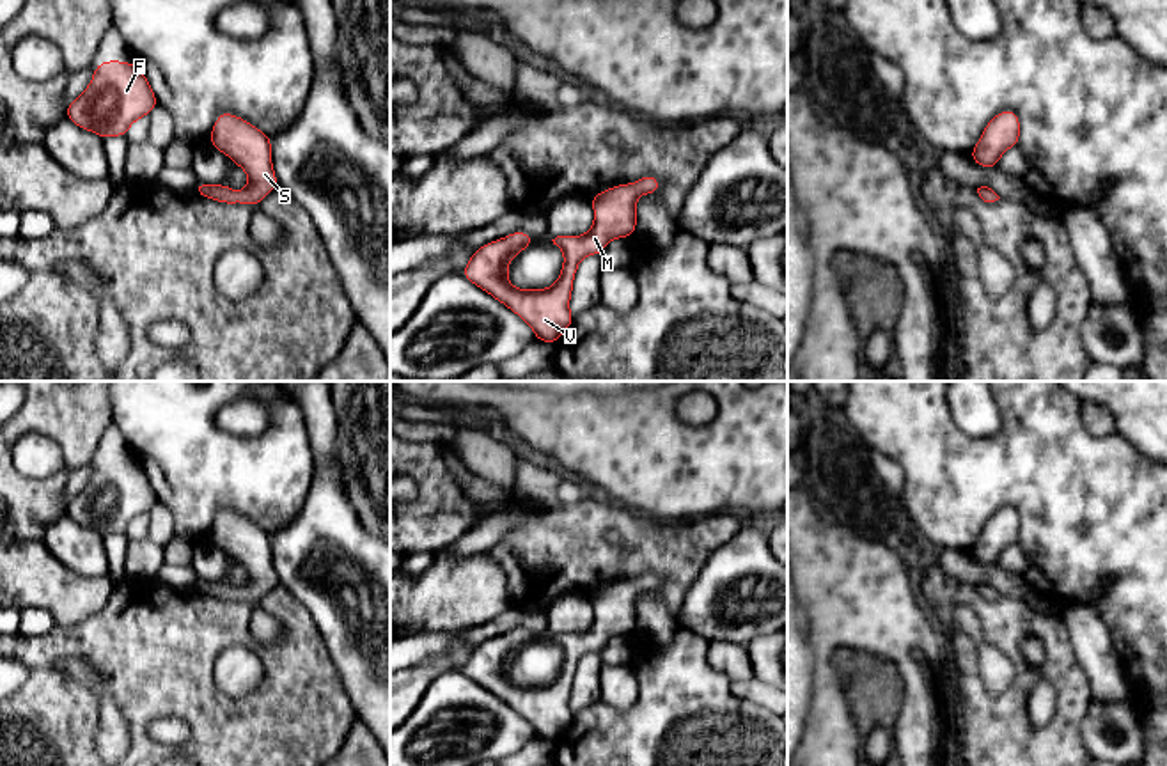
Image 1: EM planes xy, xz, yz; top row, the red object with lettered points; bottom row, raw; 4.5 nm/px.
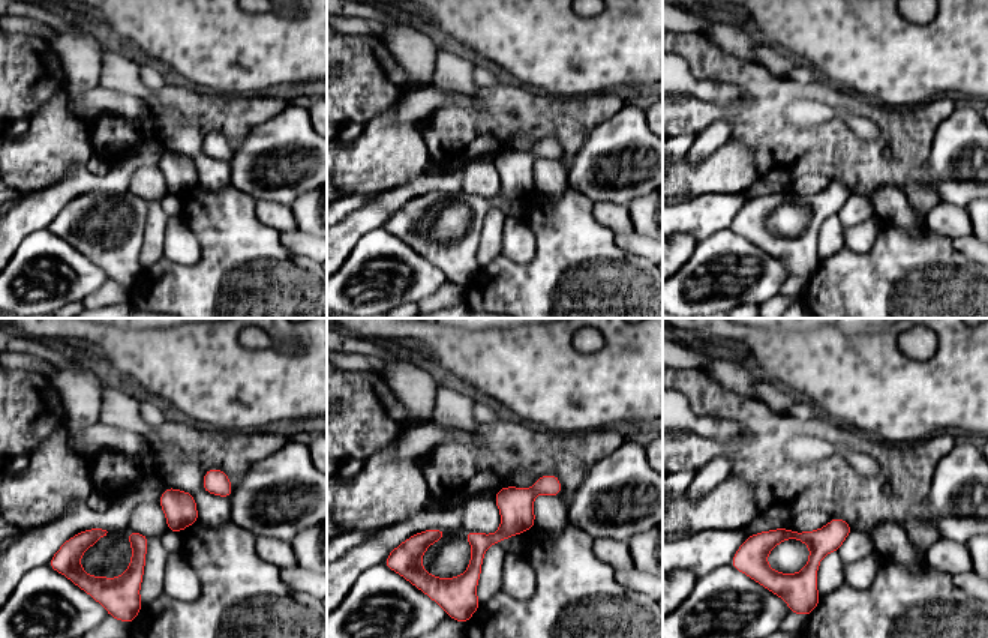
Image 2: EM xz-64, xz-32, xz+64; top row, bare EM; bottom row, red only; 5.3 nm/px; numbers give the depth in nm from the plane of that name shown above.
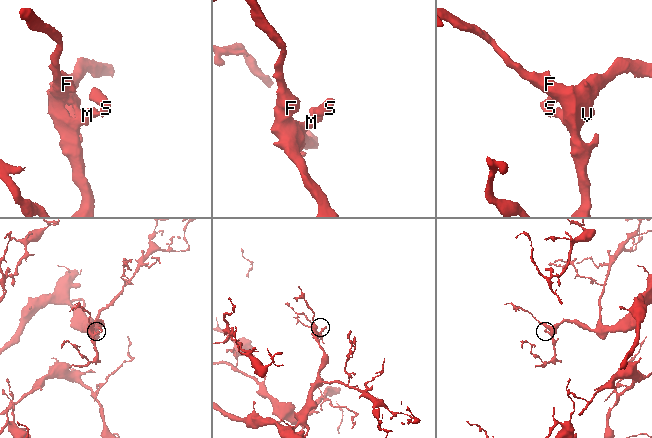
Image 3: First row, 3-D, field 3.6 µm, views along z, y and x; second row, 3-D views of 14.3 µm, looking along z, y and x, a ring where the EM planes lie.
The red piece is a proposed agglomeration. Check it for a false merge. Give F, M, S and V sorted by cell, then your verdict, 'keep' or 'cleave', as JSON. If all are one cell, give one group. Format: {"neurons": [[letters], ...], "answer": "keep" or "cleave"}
{"neurons": [["F", "M", "S", "V"]], "answer": "keep"}

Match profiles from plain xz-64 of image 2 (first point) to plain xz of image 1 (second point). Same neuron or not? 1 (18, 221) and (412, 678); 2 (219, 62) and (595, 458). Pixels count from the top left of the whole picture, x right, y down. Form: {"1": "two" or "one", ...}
{"1": "one", "2": "one"}

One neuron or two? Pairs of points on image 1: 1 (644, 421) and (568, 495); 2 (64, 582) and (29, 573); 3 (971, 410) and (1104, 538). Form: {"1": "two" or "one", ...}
{"1": "two", "2": "one", "3": "two"}

